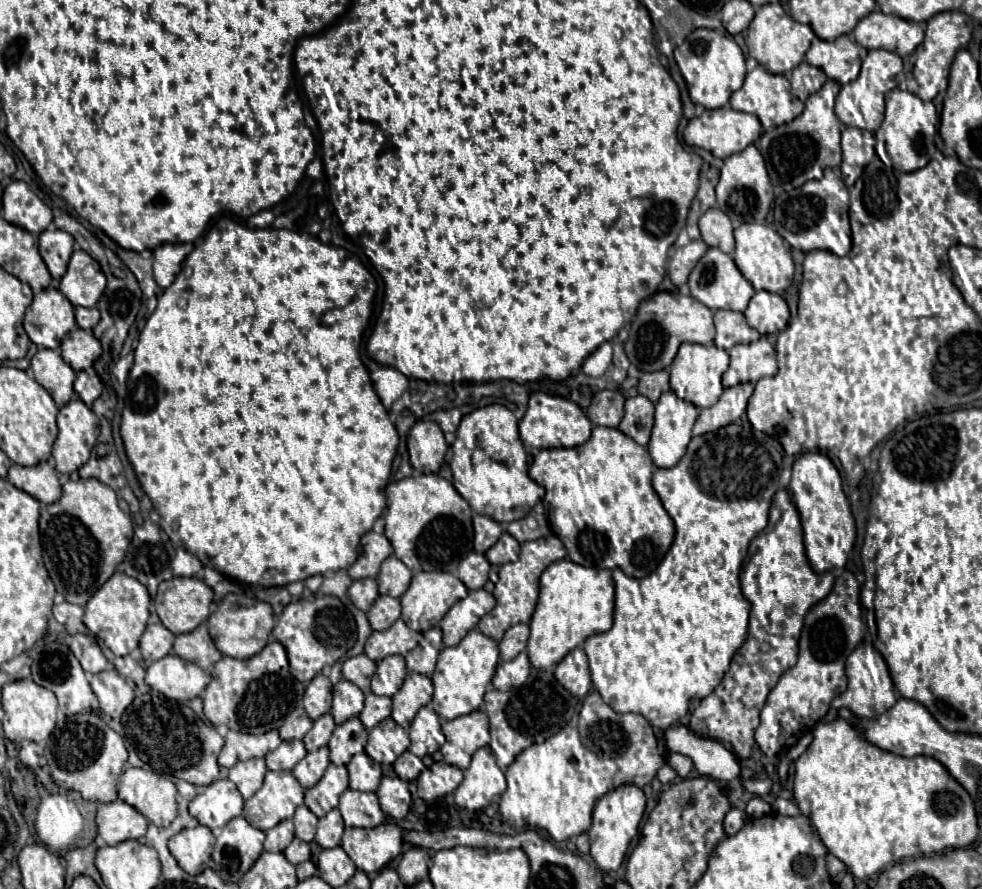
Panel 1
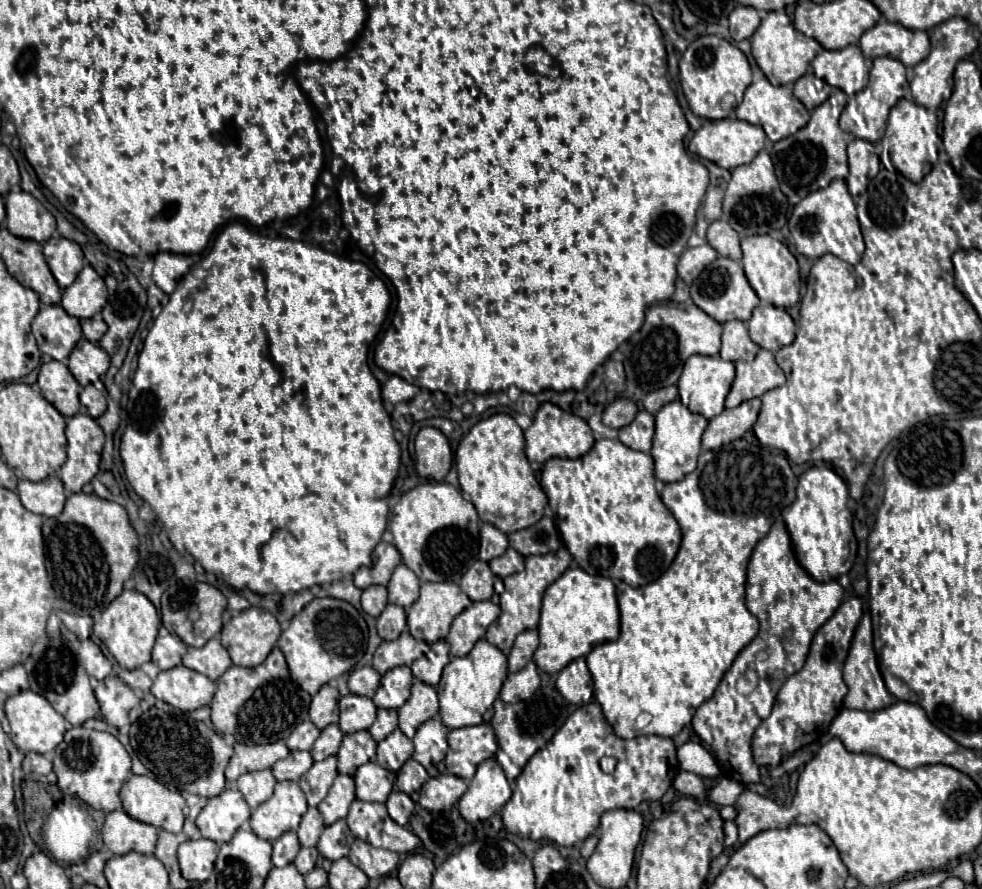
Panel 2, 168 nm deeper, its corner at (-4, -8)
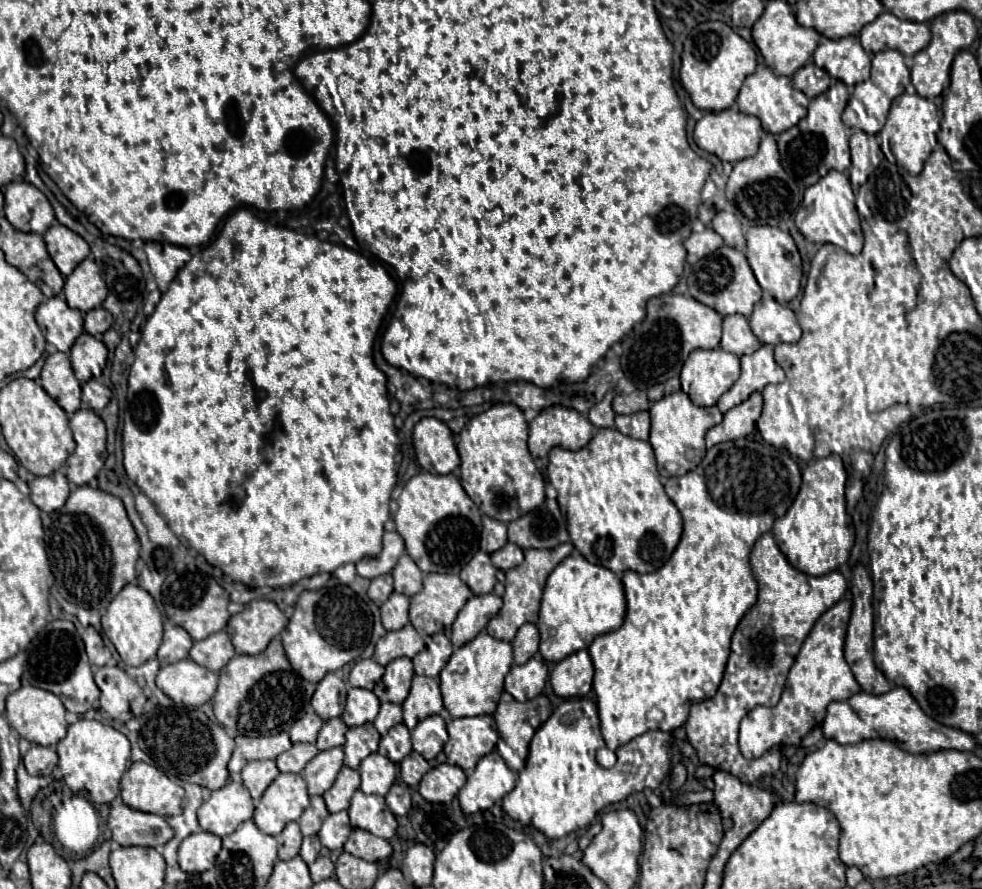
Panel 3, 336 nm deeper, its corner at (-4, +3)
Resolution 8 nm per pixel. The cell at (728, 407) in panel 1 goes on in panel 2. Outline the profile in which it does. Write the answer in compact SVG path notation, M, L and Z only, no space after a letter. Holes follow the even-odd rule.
M753 398L739 404L737 408L723 410L719 416L711 418L703 434L703 450L717 450L723 444L739 440L757 422L759 408L761 400Z

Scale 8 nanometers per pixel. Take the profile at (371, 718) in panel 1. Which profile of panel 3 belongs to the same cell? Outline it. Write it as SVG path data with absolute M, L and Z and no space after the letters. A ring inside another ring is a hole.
M383 703L381 711L375 719L375 727L381 735L385 735L393 725L401 723L401 705L393 705L393 703Z

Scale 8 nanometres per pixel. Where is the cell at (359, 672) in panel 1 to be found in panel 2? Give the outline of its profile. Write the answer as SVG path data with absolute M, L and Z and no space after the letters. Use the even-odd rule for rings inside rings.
M363 666L363 668L355 668L351 674L349 674L349 690L353 694L359 694L359 696L367 696L371 698L379 686L379 680L381 680L381 674L379 672L373 672L371 666Z

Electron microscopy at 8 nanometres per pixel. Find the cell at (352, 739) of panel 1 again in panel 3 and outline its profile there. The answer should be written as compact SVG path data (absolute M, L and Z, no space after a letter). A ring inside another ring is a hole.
M365 723L361 727L351 727L345 735L345 765L351 769L357 769L359 763L373 751L377 751L379 733L373 727L373 723Z

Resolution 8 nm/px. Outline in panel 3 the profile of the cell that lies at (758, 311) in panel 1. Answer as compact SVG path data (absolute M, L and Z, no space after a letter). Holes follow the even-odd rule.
M769 295L755 305L749 325L755 337L767 345L795 343L801 337L801 327L795 319L795 313L787 305L773 301Z

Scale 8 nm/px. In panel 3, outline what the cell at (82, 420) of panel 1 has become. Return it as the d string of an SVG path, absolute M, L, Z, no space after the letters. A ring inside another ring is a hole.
M79 409L71 415L69 427L77 447L65 461L65 473L69 483L87 485L107 459L105 423L91 409Z

